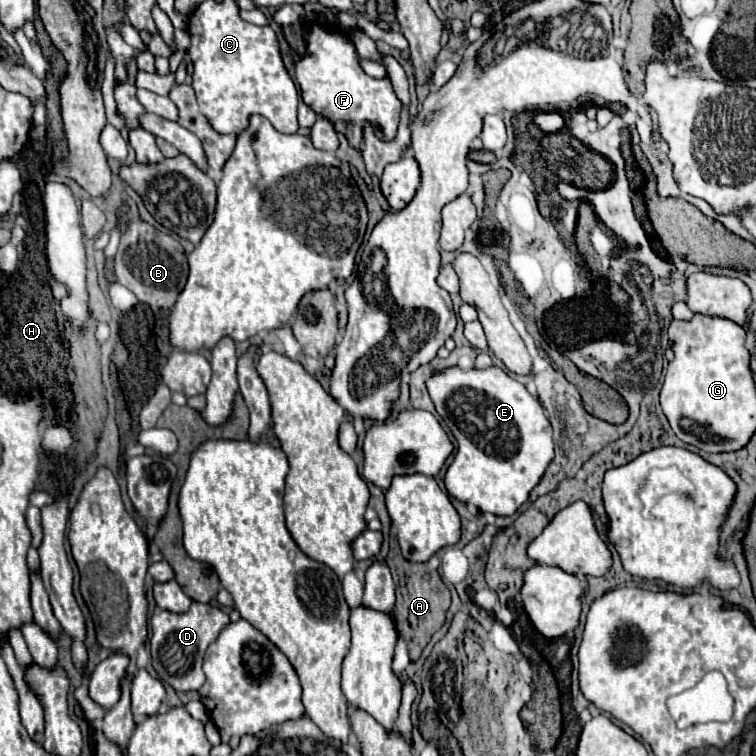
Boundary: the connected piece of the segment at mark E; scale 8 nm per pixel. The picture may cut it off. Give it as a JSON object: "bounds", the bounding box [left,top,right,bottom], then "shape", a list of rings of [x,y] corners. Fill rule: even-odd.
{"bounds":[426,365,554,515],"shape":[[[490,365],[486,369],[446,367],[426,379],[426,389],[436,407],[436,413],[444,419],[446,427],[458,443],[454,461],[450,463],[444,477],[448,493],[464,503],[476,505],[480,511],[512,515],[528,499],[530,491],[538,485],[544,469],[554,457],[552,425],[538,397],[534,397],[518,379],[510,377],[498,365]]]}

